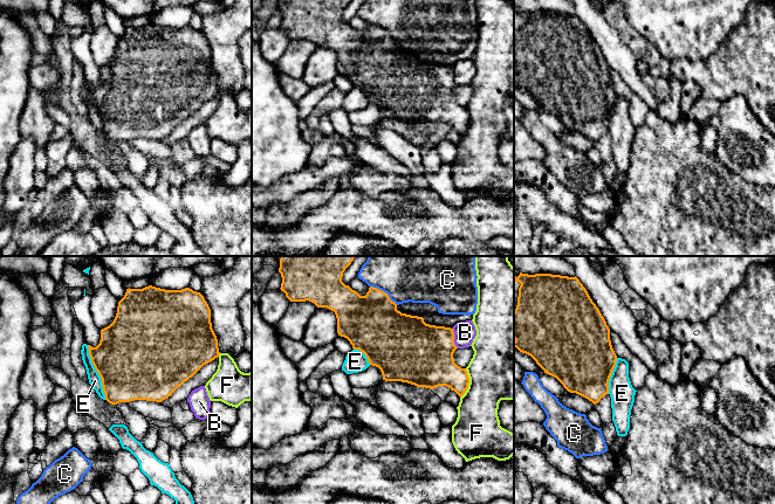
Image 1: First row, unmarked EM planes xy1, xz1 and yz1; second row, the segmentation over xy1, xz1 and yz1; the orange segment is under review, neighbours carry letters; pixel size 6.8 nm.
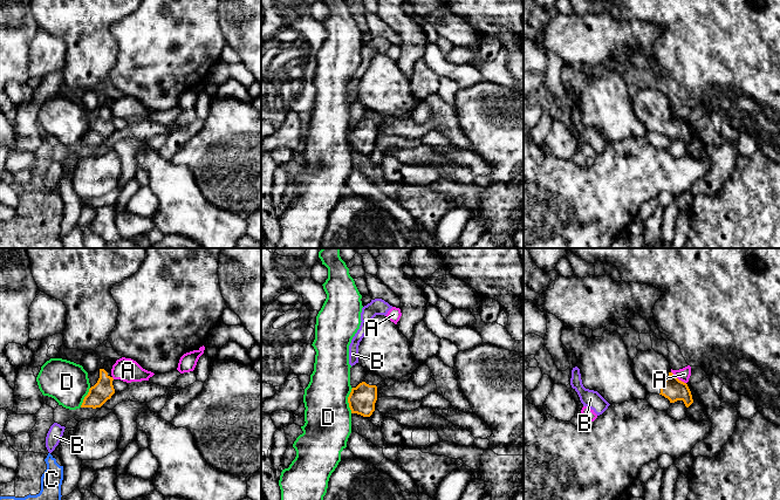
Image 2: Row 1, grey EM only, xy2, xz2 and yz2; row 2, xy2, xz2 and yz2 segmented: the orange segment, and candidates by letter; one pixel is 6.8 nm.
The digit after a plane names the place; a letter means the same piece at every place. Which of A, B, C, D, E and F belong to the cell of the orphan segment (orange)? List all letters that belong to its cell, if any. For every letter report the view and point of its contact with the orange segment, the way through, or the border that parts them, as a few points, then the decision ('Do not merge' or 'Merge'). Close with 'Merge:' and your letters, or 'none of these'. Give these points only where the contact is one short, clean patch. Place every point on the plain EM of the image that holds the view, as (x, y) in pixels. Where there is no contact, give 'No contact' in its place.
A: Touches orange at yz2 (677, 116). Boundary: yz2 (671, 109), (685, 121). Do not merge
B: Touches orange at xz1 (453, 76). Do not merge
C: Touches orange at xz1 (383, 29). Do not merge
D: Touches orange at xz2 (348, 138). Boundary: xz2 (353, 125), (348, 135), (350, 150). Do not merge
E: Touches orange at xy1 (97, 109). Boundary: xy1 (87, 83), (90, 99), (101, 117), (105, 137). Do not merge
F: Touches orange at xz1 (468, 121). Boundary: xz1 (466, 106), (468, 124), (460, 136). Do not merge
Merge: none of these

